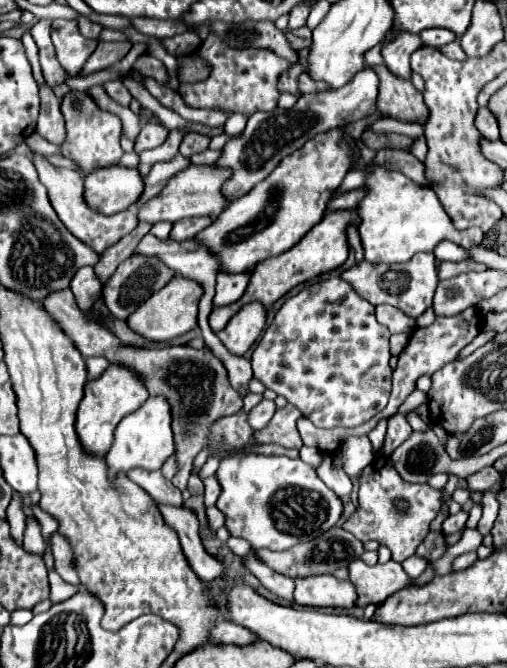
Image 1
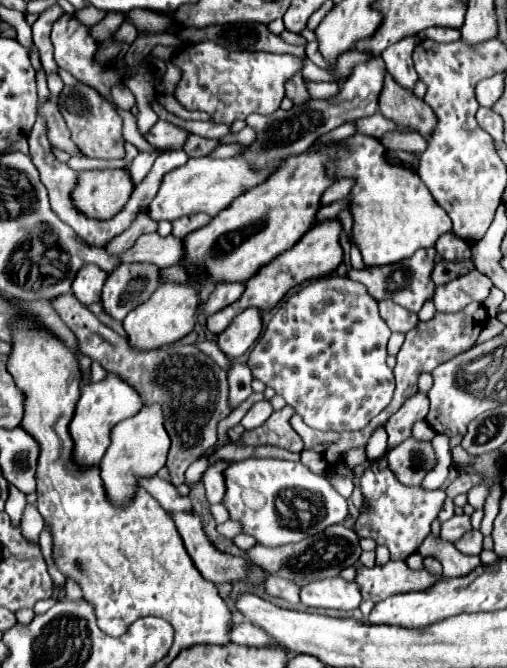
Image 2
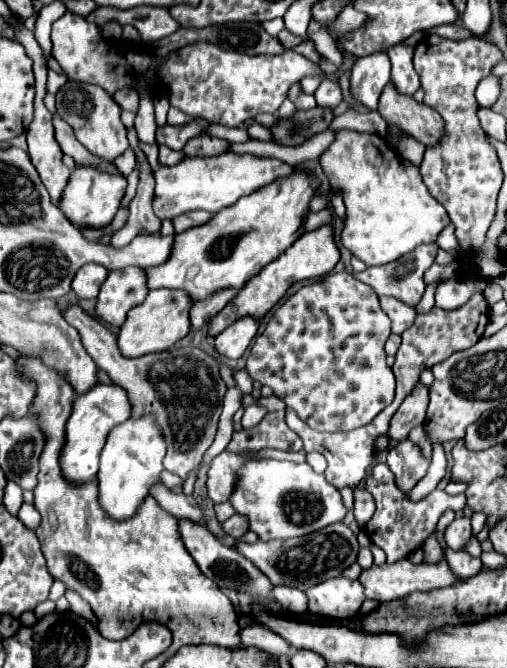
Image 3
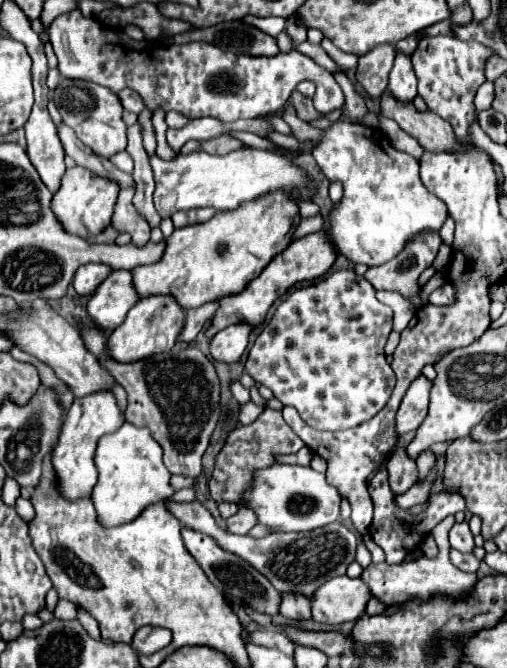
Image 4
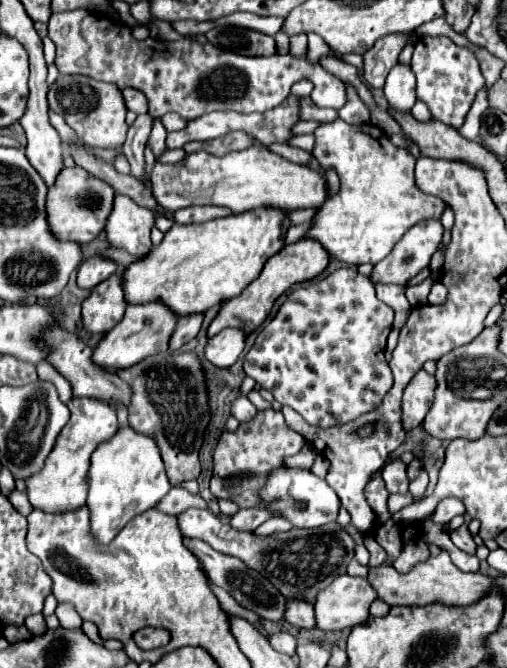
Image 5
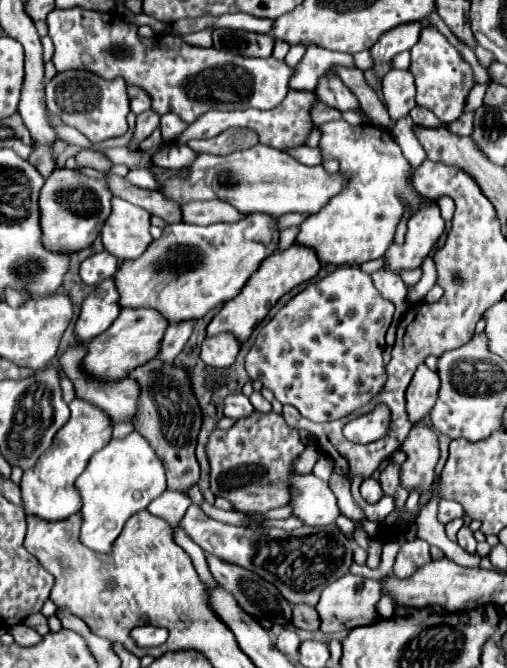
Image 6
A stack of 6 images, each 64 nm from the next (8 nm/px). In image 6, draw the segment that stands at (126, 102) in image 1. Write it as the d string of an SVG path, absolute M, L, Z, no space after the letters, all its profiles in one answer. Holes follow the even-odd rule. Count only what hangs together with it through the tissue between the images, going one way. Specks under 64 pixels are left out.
M130 86L128 94L130 94L130 108L132 108L134 114L142 114L144 110L148 110L152 106L152 100L148 98L148 92L144 92L142 88Z

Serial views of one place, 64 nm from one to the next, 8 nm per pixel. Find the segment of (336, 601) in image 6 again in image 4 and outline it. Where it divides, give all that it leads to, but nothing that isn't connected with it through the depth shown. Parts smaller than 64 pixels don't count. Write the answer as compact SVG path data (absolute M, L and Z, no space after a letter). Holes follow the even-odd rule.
M336 576L312 596L312 618L326 626L356 622L364 616L370 598L372 594L362 578Z

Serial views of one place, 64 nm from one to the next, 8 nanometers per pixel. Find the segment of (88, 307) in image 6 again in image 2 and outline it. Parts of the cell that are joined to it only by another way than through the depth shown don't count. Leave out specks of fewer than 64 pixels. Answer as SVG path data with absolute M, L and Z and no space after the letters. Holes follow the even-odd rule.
M122 264L122 268L116 268L114 272L110 272L102 290L104 312L114 320L122 322L130 310L146 302L150 294L160 286L156 284L156 272L160 272L160 268L156 268L154 264Z

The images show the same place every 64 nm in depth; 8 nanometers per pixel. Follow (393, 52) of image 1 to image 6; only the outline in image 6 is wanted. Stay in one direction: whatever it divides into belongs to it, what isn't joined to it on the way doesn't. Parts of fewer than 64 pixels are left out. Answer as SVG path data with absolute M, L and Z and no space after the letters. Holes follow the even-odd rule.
M390 70L382 80L382 92L390 118L396 122L416 106L414 78L408 70Z

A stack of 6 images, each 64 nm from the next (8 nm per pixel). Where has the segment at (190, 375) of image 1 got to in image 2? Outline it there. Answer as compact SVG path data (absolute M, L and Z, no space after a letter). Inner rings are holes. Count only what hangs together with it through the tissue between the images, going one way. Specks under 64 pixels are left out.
M64 294L58 296L54 302L54 310L58 312L58 316L70 326L70 330L76 334L78 342L80 342L80 352L90 356L94 362L102 364L102 368L110 374L120 376L122 380L126 380L142 398L144 406L152 406L152 404L160 404L164 410L164 426L166 432L172 440L170 444L170 452L168 452L168 460L166 460L166 468L172 476L172 484L180 486L184 484L184 472L186 468L196 462L210 446L216 444L218 434L218 422L220 418L226 414L230 414L230 406L228 406L228 380L226 380L226 372L204 352L200 352L196 346L168 346L168 348L158 348L152 352L132 352L132 348L128 348L126 340L116 334L114 330L110 330L108 326L104 326L84 304L80 304L72 294Z

